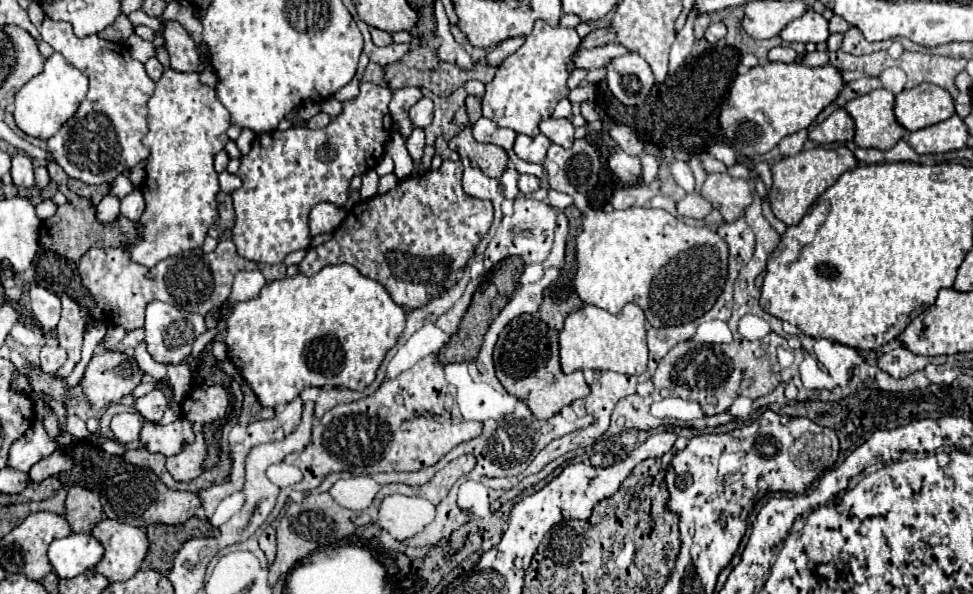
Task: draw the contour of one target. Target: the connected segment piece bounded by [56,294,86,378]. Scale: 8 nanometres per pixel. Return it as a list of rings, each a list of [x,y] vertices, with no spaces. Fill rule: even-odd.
[[[66,294],[60,300],[62,300],[62,318],[60,318],[56,332],[58,332],[60,346],[68,350],[68,360],[56,374],[64,378],[64,376],[70,376],[70,372],[74,370],[74,366],[80,360],[82,336],[84,336],[84,330],[86,330],[86,322],[80,314],[80,306],[78,306],[76,300],[72,300]]]

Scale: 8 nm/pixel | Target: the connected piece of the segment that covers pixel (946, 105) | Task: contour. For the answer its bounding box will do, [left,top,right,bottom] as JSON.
[894,84,954,132]

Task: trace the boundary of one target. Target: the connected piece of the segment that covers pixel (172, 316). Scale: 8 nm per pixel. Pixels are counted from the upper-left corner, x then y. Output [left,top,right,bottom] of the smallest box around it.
[146,300,206,364]

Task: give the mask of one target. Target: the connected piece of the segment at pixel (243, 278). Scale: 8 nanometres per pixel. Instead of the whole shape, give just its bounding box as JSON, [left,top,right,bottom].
[230,270,266,302]

